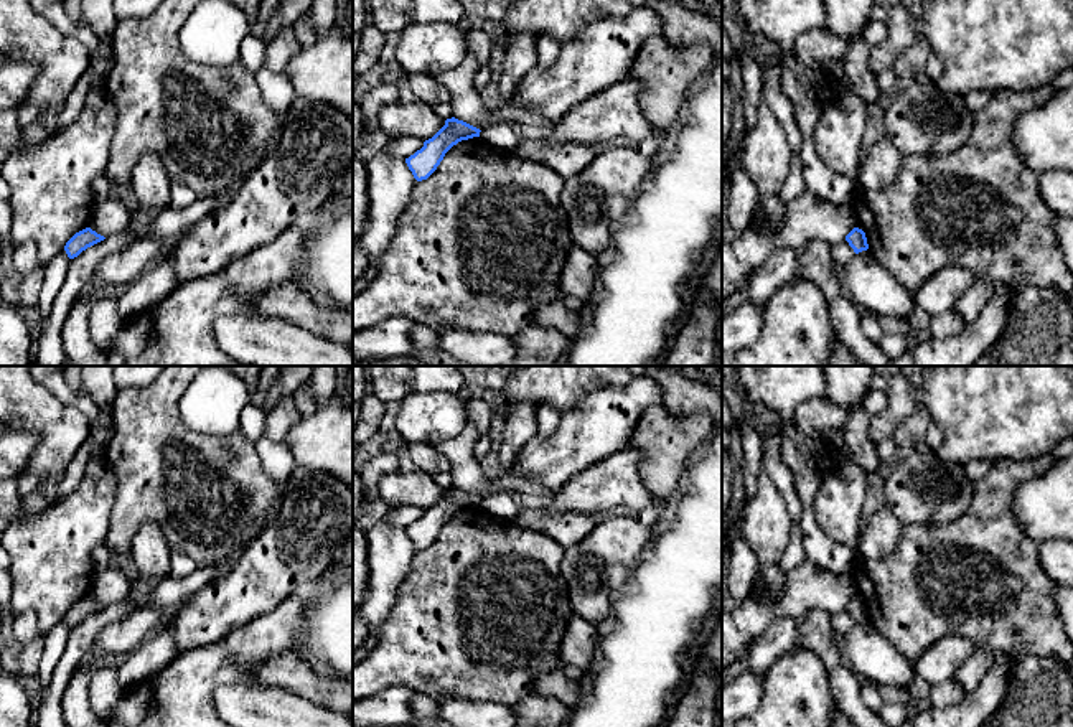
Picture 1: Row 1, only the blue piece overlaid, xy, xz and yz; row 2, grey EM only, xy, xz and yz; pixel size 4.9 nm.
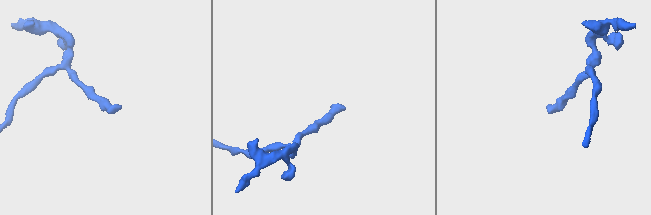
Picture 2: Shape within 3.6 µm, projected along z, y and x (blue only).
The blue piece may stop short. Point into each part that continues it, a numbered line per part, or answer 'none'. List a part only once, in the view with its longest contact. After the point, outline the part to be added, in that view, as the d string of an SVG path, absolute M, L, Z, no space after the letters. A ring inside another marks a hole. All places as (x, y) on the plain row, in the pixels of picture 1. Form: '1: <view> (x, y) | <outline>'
none

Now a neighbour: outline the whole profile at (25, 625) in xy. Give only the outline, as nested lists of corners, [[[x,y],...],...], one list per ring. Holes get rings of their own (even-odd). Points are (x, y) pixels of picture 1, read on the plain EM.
[[[25,610],[21,613],[13,615],[12,635],[23,645],[30,643],[40,635],[38,615],[35,613],[35,610]]]

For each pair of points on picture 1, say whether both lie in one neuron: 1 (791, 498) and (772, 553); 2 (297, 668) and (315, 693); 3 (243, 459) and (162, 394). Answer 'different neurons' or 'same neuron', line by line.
1: different neurons
2: same neuron
3: same neuron

